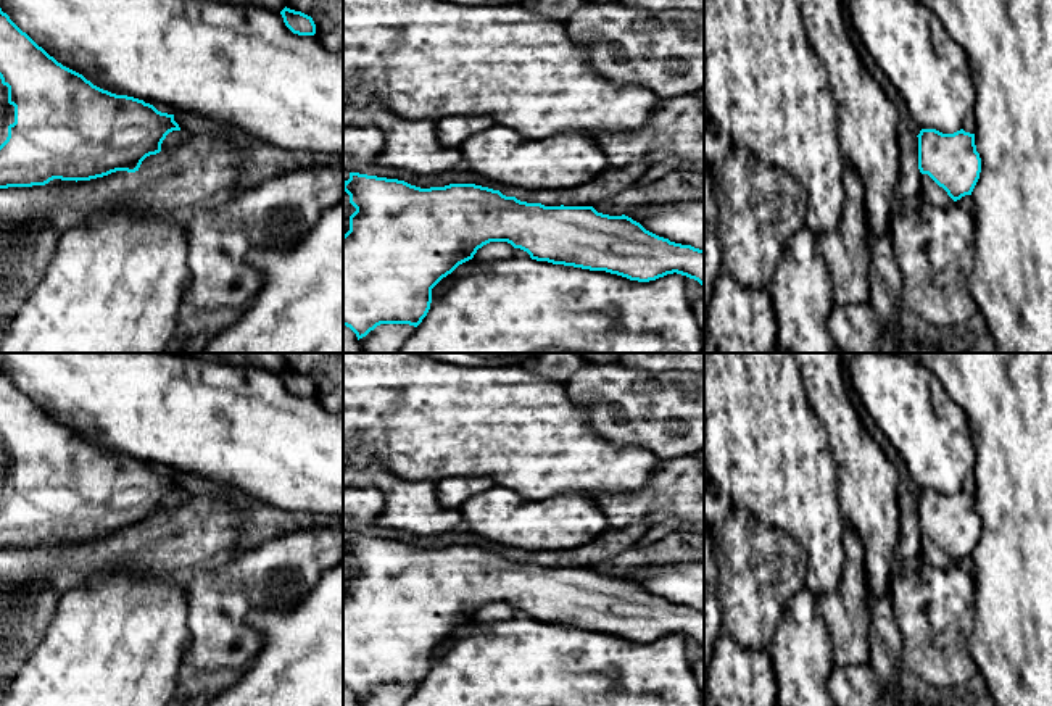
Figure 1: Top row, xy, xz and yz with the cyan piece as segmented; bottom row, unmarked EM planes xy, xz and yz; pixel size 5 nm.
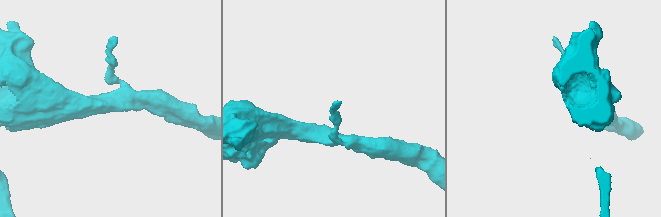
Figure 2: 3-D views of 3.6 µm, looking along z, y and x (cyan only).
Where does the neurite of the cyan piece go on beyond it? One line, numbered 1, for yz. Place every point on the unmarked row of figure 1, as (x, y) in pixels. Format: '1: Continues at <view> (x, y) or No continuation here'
1: No continuation here

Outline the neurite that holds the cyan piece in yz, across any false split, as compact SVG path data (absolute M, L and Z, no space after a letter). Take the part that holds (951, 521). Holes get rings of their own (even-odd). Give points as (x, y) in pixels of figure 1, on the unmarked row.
M922 490L917 498L920 534L928 535L954 563L971 556L981 534L975 495Z

